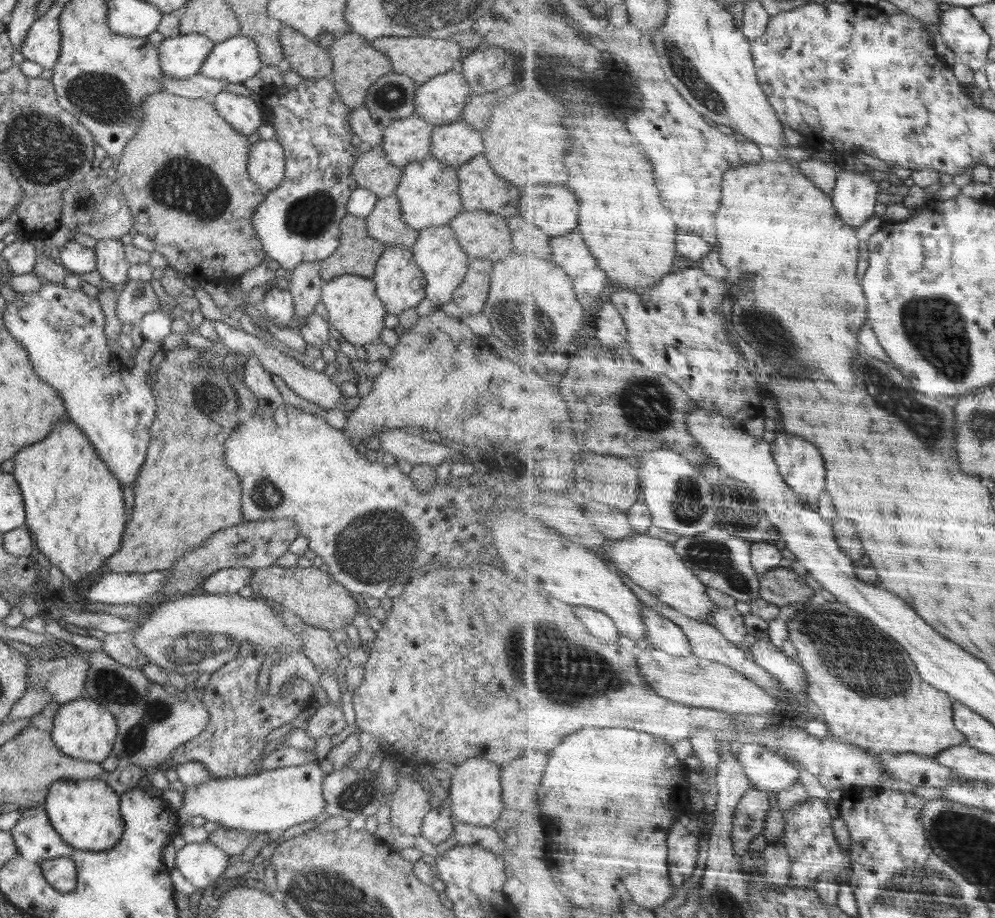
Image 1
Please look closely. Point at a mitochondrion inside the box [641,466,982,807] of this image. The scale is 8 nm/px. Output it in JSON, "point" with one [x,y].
{"point":[865,661]}

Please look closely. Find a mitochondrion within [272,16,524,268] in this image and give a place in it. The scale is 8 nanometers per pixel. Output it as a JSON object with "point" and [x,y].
{"point":[311,216]}

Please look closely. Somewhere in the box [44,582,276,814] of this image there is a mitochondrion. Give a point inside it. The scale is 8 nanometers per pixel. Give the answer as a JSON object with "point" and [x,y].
{"point":[114,689]}

